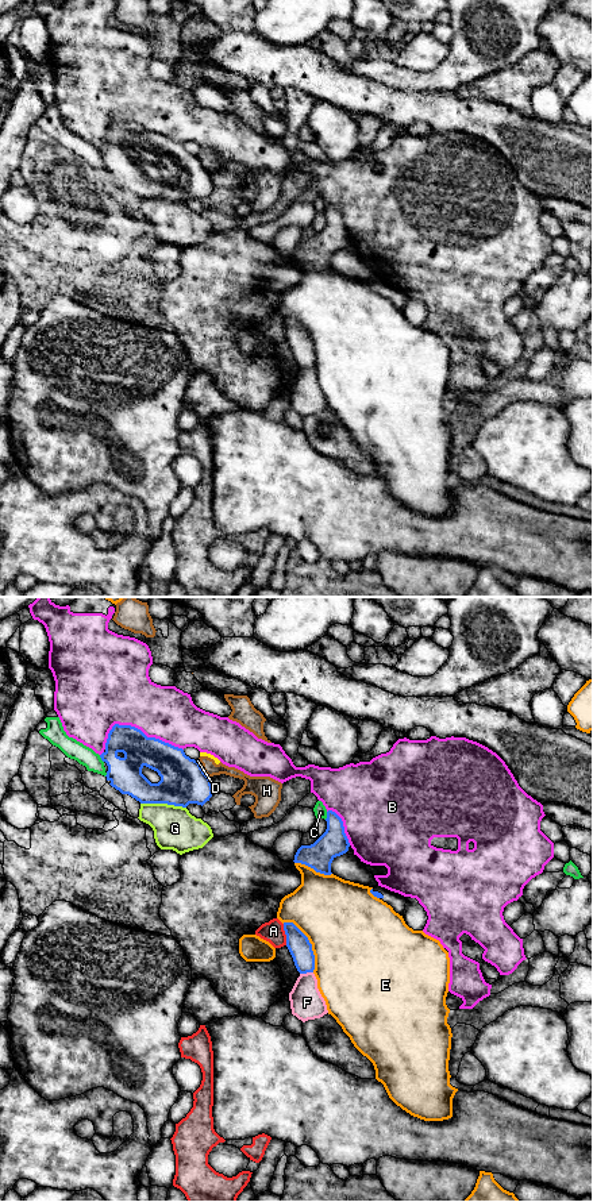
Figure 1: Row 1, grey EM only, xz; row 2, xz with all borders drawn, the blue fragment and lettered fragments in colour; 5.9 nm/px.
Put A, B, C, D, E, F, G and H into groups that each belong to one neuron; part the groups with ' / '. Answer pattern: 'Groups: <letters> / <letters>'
Groups: A D H / B / C / E / F / G

